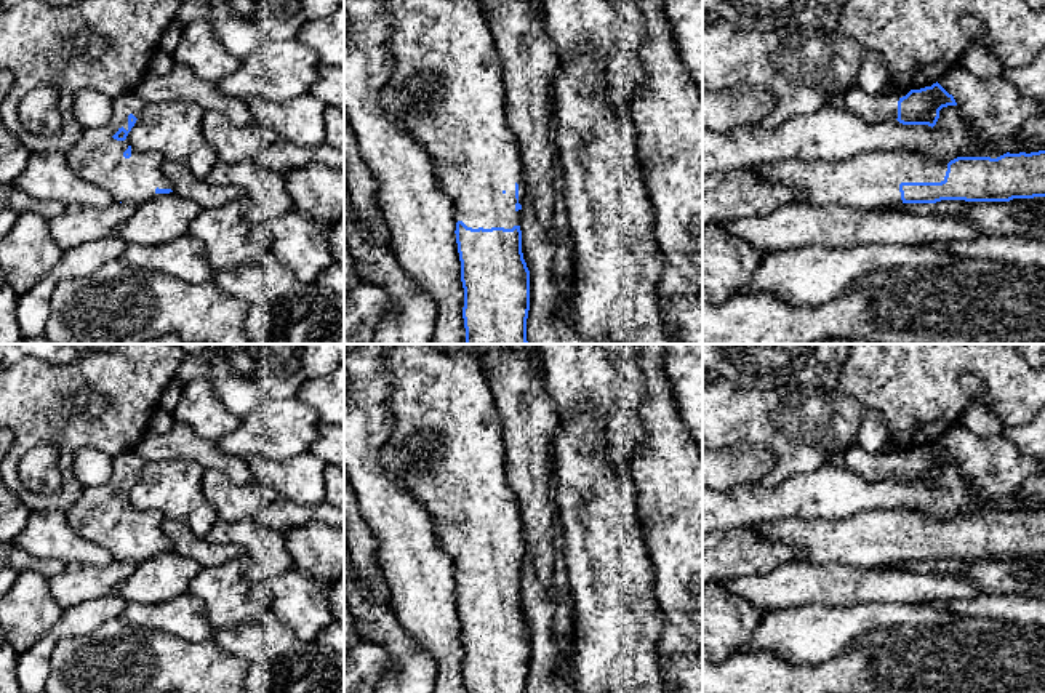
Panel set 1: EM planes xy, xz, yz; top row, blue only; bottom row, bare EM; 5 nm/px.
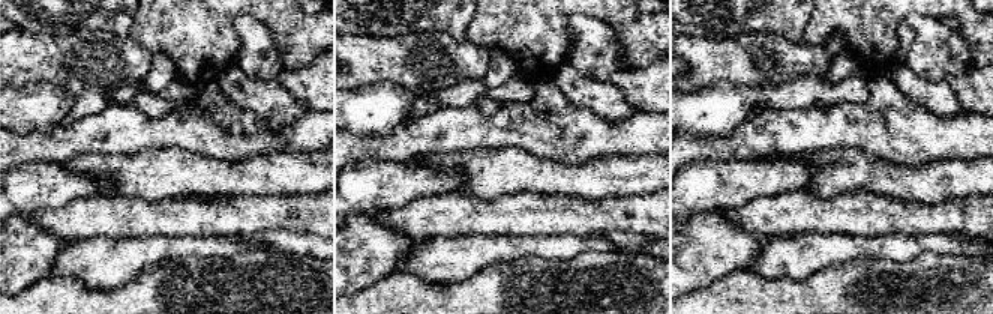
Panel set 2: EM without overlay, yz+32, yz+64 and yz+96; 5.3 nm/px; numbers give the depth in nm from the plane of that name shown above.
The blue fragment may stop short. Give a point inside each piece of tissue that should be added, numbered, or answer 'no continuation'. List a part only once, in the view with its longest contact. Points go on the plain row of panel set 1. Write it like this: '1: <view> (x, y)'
1: yz (871, 538)

